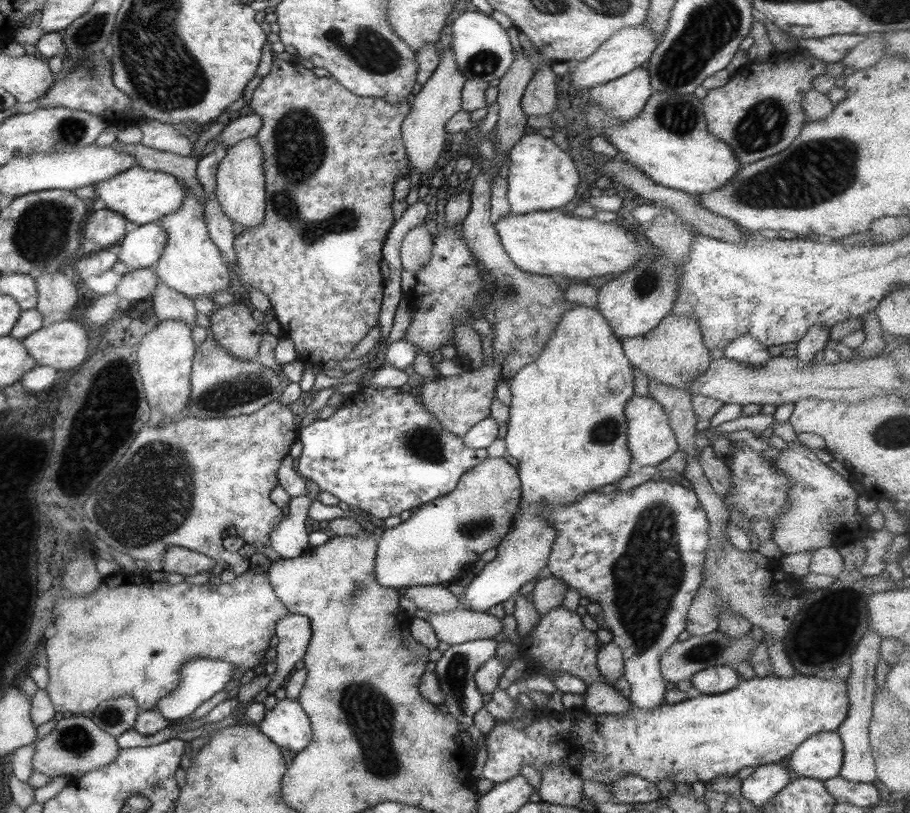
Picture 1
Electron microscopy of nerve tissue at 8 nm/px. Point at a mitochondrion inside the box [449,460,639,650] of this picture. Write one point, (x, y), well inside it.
(476, 527)

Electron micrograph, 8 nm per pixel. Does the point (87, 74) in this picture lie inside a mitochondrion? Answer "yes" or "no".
yes

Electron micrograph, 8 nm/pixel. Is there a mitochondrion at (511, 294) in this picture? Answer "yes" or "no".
yes

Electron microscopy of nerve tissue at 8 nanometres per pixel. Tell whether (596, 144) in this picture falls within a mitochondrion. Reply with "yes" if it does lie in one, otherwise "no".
no

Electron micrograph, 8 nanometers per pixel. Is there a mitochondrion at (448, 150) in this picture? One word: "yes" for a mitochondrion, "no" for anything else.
no

